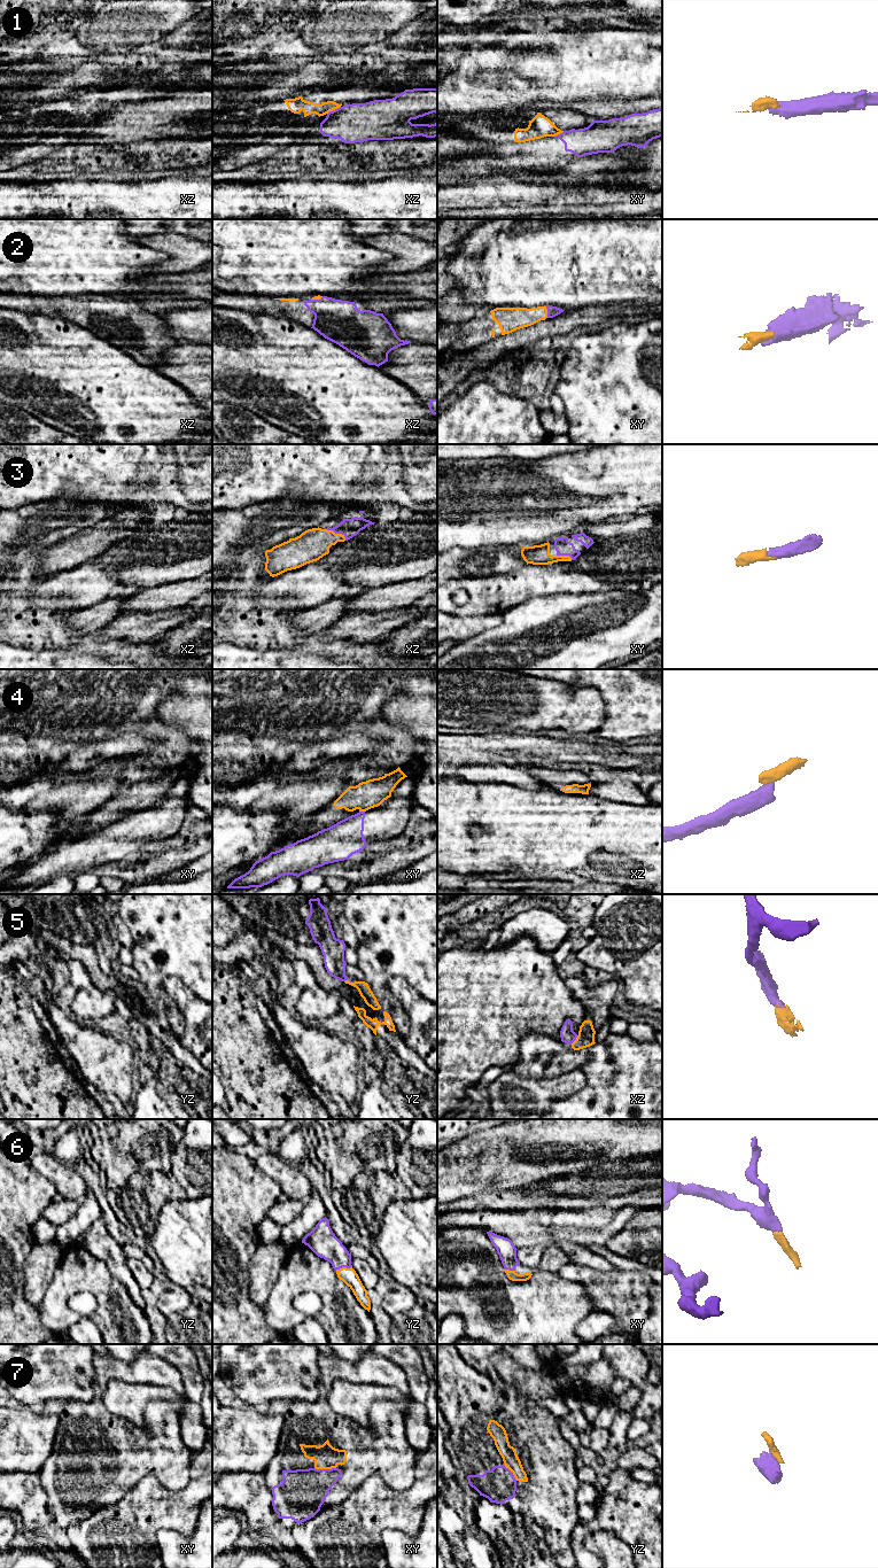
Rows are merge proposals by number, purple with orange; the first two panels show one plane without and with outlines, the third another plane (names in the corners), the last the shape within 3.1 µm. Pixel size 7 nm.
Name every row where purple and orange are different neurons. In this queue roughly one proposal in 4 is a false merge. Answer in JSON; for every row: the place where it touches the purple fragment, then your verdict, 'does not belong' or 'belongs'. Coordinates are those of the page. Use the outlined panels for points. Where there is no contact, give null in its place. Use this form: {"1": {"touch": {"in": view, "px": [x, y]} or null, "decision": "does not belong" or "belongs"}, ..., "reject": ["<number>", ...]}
{"1": {"touch": {"in": "xz", "px": [333, 110]}, "decision": "does not belong"}, "2": {"touch": {"in": "xy", "px": [548, 312]}, "decision": "belongs"}, "3": {"touch": {"in": "xz", "px": [336, 533]}, "decision": "belongs"}, "4": {"touch": {"in": "xy", "px": [362, 812]}, "decision": "does not belong"}, "5": {"touch": {"in": "xz", "px": [574, 1040]}, "decision": "belongs"}, "6": {"touch": {"in": "yz", "px": [343, 1266]}, "decision": "belongs"}, "7": {"touch": {"in": "xy", "px": [325, 1469]}, "decision": "belongs"}, "reject": ["1", "4"]}

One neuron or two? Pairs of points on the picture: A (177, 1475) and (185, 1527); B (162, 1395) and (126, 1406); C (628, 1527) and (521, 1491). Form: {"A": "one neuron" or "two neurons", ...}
{"A": "two neurons", "B": "one neuron", "C": "two neurons"}

